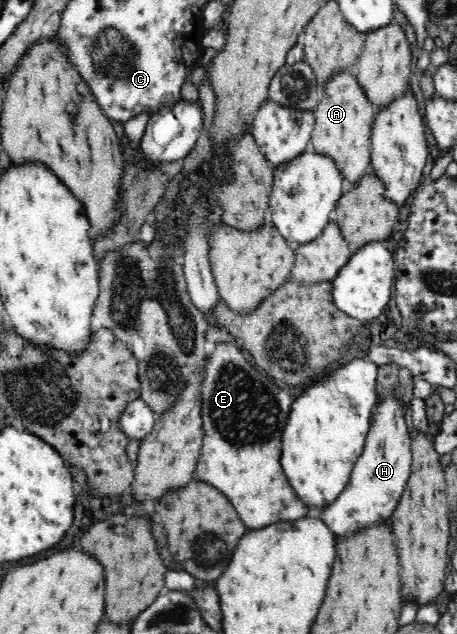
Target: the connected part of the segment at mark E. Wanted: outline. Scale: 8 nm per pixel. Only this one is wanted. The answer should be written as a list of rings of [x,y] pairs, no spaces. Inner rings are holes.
[[[217,344],[217,349],[208,356],[206,376],[202,387],[202,418],[204,444],[198,460],[196,476],[210,482],[224,492],[238,516],[248,529],[261,529],[278,521],[293,521],[310,514],[315,509],[294,492],[281,464],[280,438],[286,426],[292,398],[286,390],[276,386],[268,374],[262,374],[242,355],[233,344]]]

